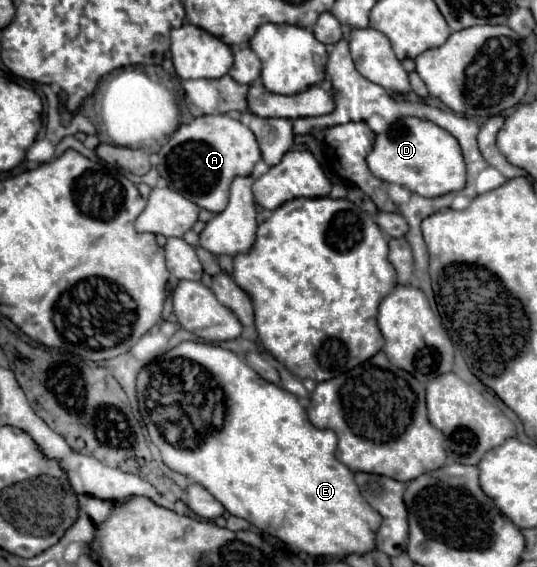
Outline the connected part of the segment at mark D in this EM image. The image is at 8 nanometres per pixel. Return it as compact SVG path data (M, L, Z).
M412 116L400 118L386 132L376 134L374 150L368 154L366 162L376 178L406 186L424 198L456 192L466 184L466 164L458 140L434 122Z

